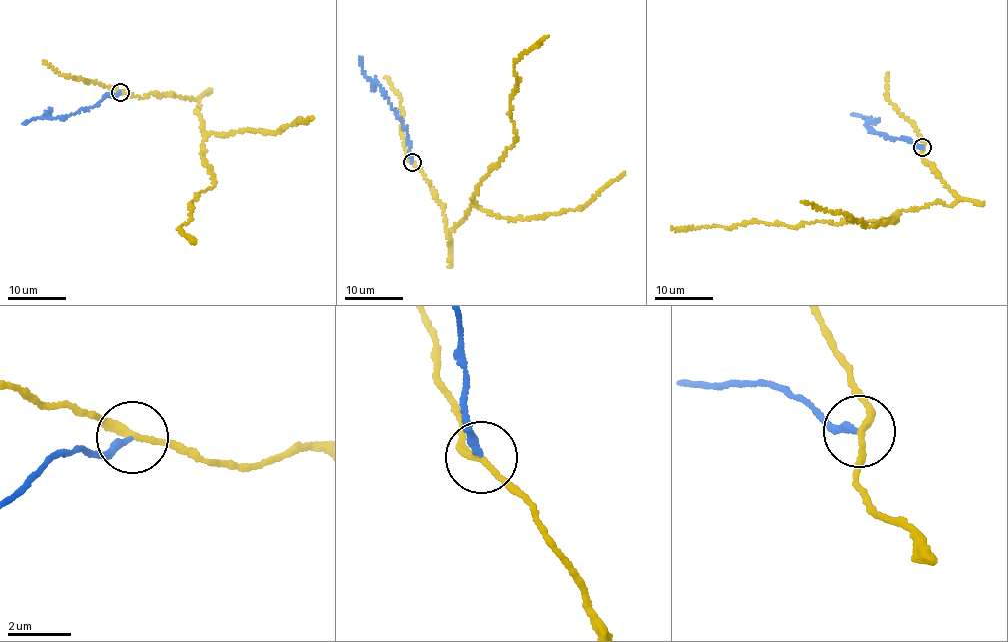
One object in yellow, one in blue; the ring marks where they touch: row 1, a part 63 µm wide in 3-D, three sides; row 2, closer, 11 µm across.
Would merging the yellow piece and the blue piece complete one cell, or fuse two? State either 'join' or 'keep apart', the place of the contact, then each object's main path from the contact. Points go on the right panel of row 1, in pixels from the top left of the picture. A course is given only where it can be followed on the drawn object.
keep apart; place (922, 147); course yellow (921, 146), (925, 163), (956, 194), (953, 205), (795, 227), (756, 221), (671, 227); course blue (921, 146), (900, 137), (886, 138), (882, 133), (869, 131), (867, 119), (853, 113)

